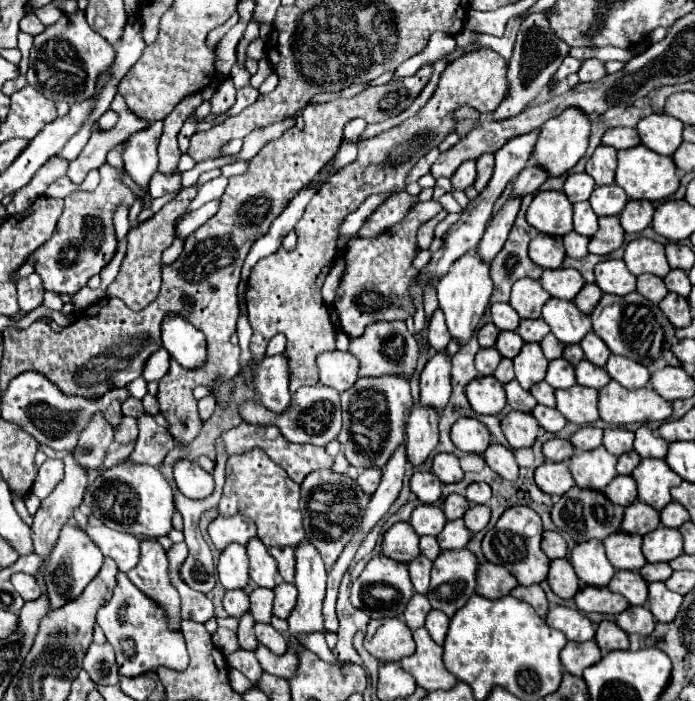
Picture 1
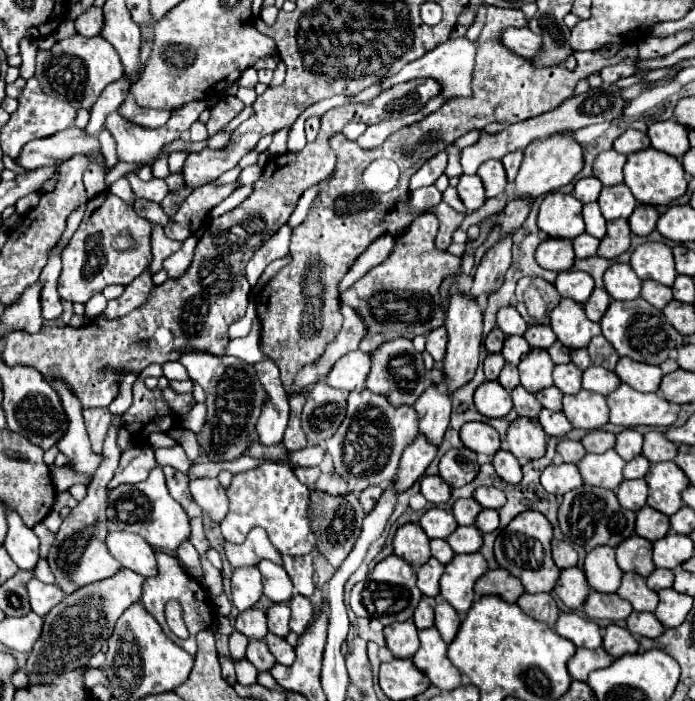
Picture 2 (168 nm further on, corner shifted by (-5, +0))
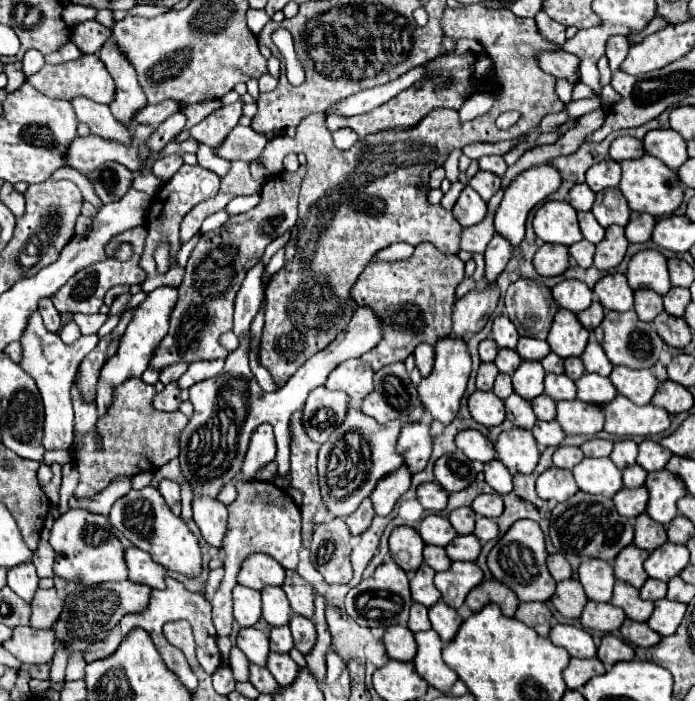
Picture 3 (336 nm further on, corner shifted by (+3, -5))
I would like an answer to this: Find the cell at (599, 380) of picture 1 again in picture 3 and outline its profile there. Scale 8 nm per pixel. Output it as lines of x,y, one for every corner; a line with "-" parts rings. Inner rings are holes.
585,373
581,379
575,381
577,385
577,399
593,405
607,405
617,397
615,385
609,377
601,377
595,373

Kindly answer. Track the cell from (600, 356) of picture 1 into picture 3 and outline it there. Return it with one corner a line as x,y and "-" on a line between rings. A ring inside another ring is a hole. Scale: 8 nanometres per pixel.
593,339
587,343
581,359
585,363
585,369
591,373
599,373
603,377
609,377
609,373
613,371
611,361
607,361
607,355
603,353
603,347

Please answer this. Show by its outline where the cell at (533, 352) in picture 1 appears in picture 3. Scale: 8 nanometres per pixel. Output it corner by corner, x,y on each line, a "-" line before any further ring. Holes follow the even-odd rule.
523,361
513,373
513,389
523,399
531,401
543,393
543,365
539,361

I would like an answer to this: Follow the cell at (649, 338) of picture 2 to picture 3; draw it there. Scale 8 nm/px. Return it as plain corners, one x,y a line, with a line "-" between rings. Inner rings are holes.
607,311
603,323
593,331
599,345
605,349
609,361
613,365
625,365
629,369
643,369
643,367
653,367
659,359
659,353
663,349
663,339
659,339
657,331
653,329
651,323
639,321
635,311
625,311
625,313
615,313

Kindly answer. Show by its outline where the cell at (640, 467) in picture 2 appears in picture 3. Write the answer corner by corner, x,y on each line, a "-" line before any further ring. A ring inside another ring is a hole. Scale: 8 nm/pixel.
631,465
623,471
623,483
625,483
625,487
631,487
631,489
641,487
645,483
645,477
647,477
647,471
639,465

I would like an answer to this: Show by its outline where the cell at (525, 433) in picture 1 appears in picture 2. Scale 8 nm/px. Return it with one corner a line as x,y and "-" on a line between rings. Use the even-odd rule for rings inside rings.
517,418
507,430
507,444
517,458
541,458
545,454
545,432
537,420

